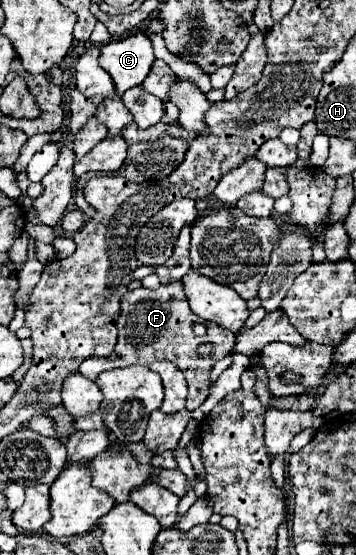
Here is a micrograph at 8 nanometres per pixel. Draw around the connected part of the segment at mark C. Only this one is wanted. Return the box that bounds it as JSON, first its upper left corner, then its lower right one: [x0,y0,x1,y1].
[99,32,155,94]

